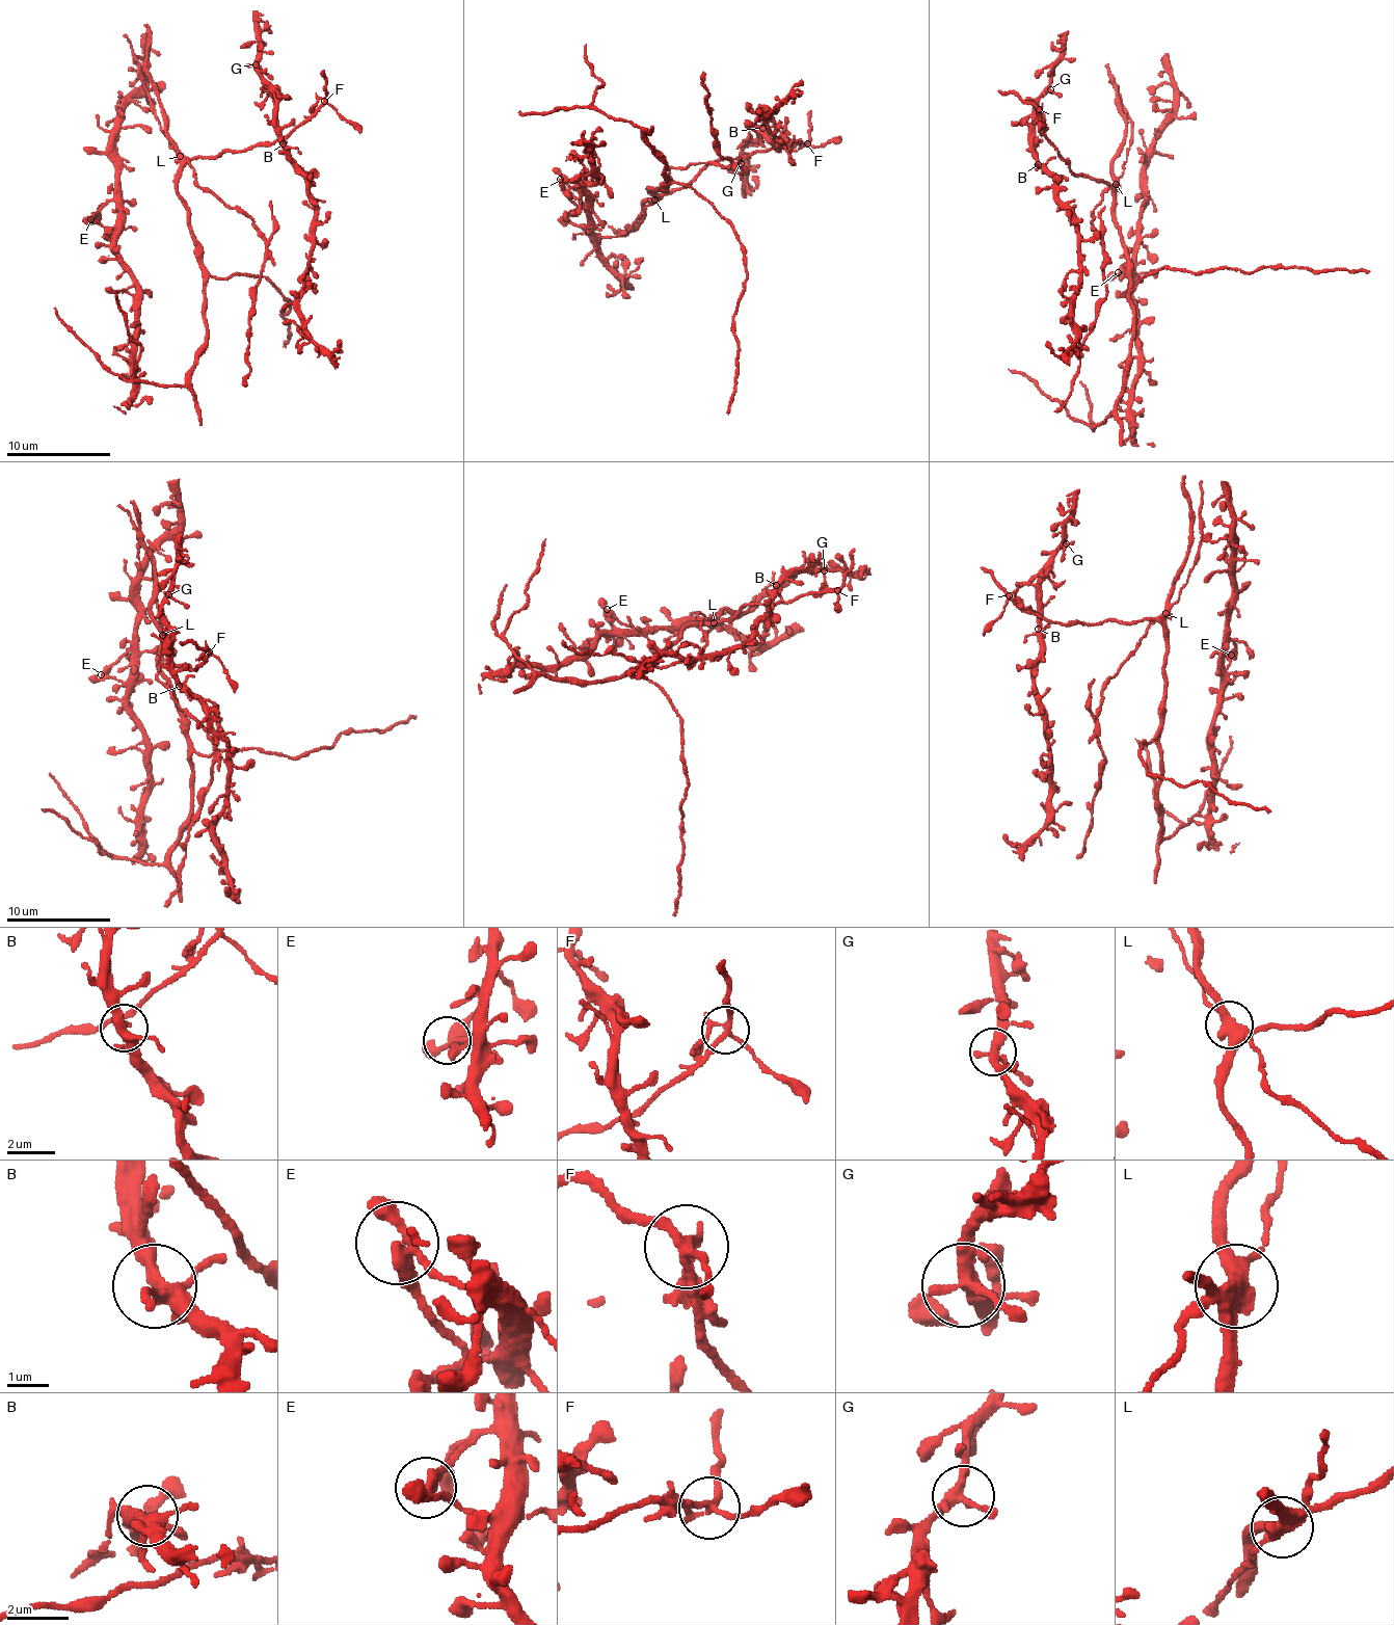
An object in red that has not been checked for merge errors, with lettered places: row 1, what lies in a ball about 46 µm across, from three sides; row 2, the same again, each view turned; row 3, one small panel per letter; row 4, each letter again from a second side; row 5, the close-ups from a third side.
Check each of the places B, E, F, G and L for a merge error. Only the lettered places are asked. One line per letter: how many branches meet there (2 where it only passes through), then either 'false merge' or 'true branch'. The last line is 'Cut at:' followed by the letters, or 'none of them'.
B: 4 | true branch
E: 3 | true branch
F: 3 | false merge
G: 4 | true branch
L: 4 | false merge
Cut at: F, L

